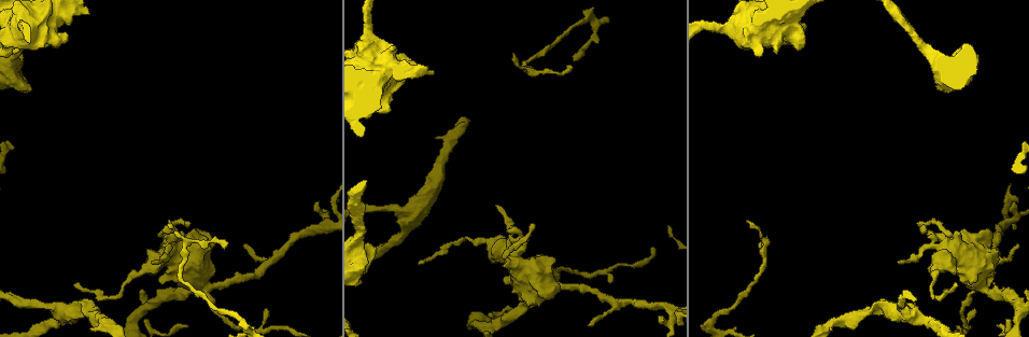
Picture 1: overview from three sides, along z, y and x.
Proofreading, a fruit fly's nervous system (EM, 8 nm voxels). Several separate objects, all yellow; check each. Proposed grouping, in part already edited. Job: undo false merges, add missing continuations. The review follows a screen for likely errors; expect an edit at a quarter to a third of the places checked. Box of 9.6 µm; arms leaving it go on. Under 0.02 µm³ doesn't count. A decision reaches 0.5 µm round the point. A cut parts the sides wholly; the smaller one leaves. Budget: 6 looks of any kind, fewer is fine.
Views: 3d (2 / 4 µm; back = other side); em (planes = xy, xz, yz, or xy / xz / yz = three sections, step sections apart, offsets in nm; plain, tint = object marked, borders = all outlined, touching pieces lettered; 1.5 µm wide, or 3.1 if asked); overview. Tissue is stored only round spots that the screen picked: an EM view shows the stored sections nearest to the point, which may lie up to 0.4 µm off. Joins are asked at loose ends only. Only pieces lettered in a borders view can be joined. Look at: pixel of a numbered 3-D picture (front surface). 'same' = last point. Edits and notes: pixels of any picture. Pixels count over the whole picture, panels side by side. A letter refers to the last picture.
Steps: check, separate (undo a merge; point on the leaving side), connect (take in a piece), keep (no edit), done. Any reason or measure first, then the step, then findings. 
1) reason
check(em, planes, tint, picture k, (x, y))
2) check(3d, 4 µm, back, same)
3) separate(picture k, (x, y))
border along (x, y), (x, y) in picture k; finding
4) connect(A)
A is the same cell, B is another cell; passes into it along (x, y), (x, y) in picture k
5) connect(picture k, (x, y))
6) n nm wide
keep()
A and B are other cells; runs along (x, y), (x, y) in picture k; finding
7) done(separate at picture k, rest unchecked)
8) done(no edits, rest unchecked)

thick turns thin
check(3d, 4 µm, picture 1, (369, 256))

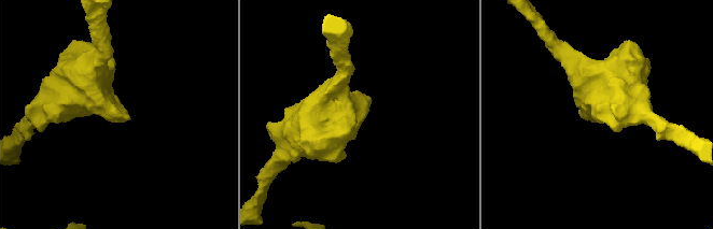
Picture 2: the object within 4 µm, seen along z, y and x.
check(em, yz, step 8, tint, picture 2, (355, 113))

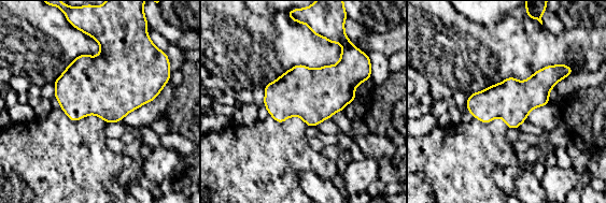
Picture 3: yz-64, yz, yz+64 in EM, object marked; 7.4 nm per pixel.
another direction
check(em, xy, step 8, borders, same)

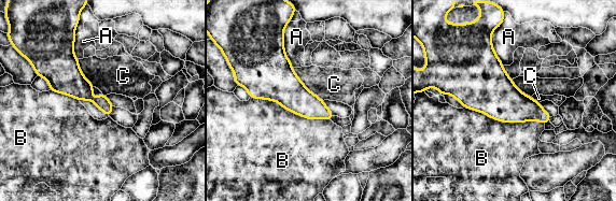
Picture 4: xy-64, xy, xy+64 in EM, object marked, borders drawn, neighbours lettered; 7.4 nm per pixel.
B touches over 650 nm
keep()
A, B and C are other cells; border along (490, 39), (493, 52), (503, 65) in picture 4; continuous, no second cell

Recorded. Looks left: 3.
tapers out
check(em, xy, step 8, tint, picture 1, (189, 222))

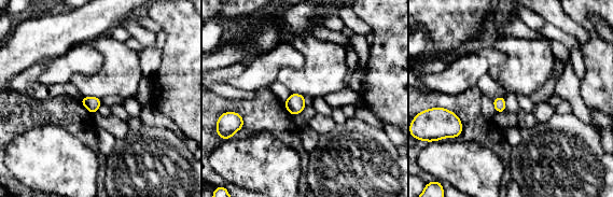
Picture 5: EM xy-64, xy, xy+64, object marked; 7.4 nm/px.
check(em, planes, borders, same)

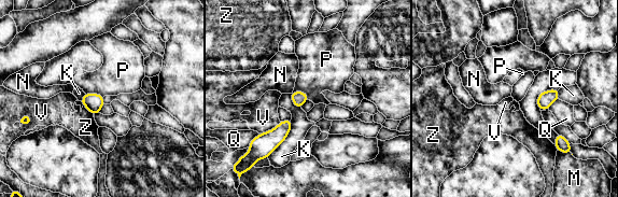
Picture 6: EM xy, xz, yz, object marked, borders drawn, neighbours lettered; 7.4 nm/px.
100 nm wide
keep()
K, M, N, P, Q, V and Z are other cells; border along (293, 90), (303, 90), (308, 99) in picture 6; no lettered piece goes on from it

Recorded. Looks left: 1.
done(no edits, rest unchecked)

